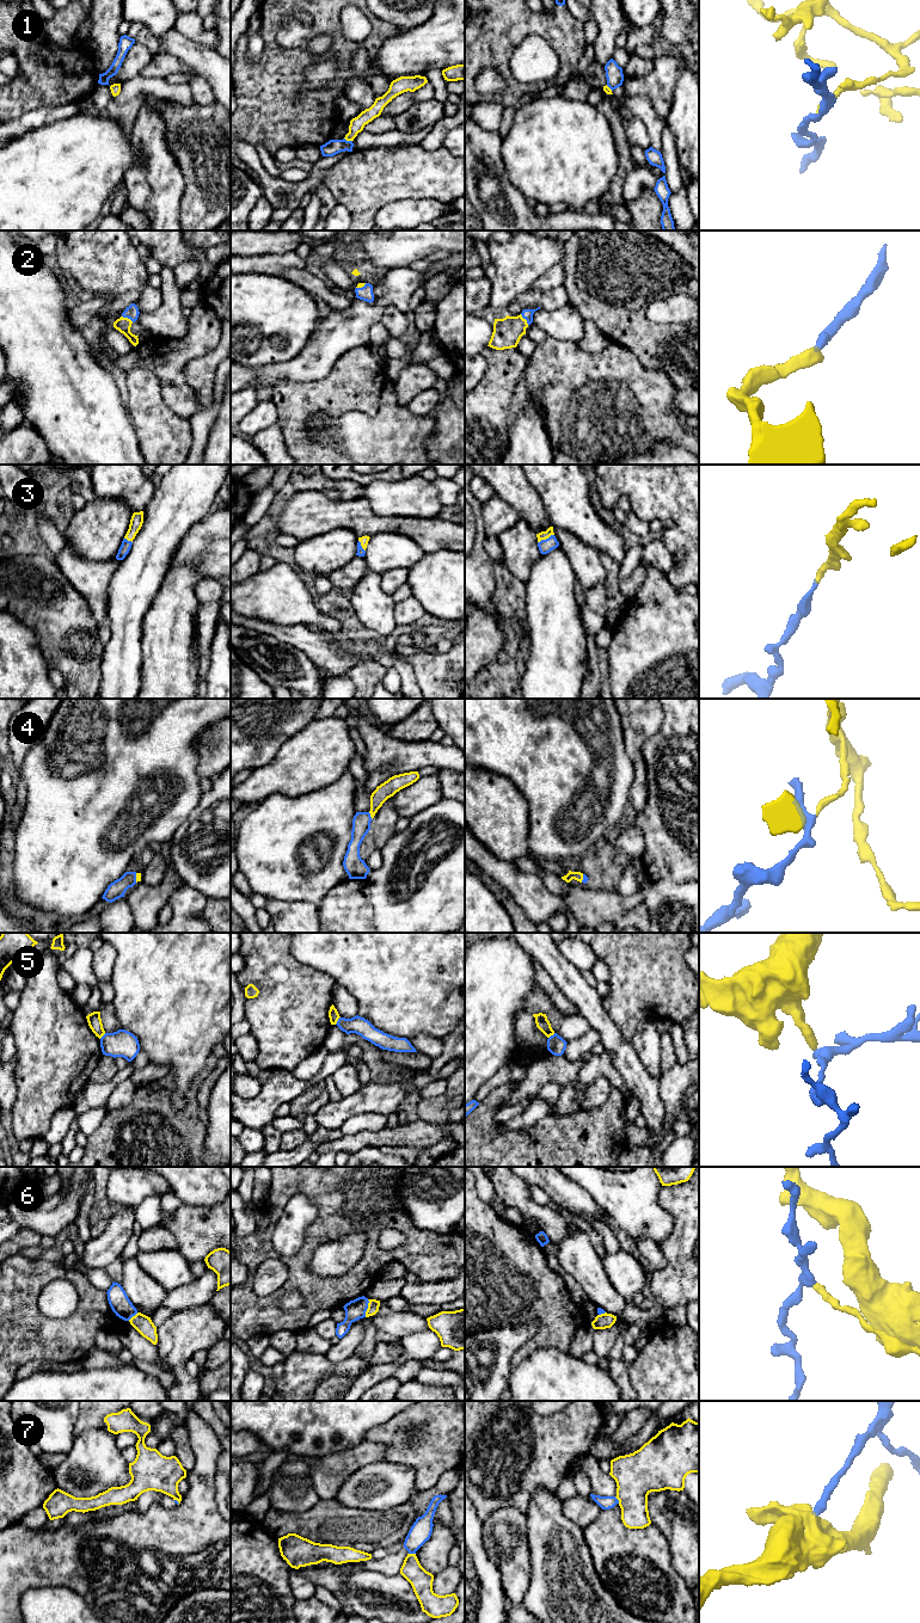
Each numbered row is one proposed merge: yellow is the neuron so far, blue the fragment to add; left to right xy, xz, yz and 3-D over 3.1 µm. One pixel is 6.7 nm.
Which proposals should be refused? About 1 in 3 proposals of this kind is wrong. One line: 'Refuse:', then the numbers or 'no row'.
Refuse: 1, 5, 6, 7

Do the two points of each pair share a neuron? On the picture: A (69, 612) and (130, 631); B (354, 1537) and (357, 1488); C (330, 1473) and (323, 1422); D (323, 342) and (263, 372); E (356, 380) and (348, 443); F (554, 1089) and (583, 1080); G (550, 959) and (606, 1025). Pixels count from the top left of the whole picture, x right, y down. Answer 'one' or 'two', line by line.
A: two
B: two
C: two
D: one
E: two
F: two
G: one

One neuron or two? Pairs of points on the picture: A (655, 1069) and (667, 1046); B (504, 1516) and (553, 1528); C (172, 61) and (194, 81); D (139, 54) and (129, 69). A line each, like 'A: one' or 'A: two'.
A: two
B: two
C: one
D: one

